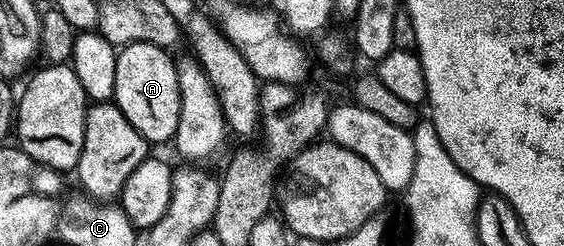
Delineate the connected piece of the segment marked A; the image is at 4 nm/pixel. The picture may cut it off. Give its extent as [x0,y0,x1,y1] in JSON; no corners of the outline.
[113,42,181,145]

